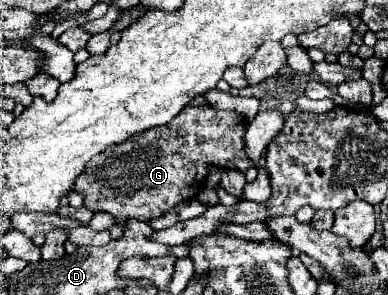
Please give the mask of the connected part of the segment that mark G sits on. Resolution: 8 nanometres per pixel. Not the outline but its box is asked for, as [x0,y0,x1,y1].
[75,95,253,225]

